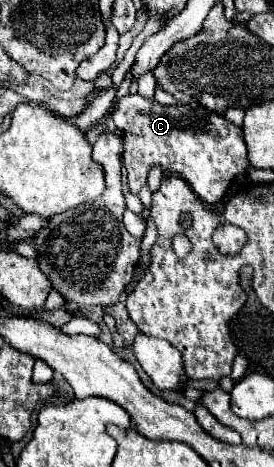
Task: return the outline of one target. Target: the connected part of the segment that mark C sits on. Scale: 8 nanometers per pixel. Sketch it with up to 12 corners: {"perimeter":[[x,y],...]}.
{"perimeter":[[117,100],[129,192],[151,168],[215,208],[251,168],[243,128],[199,102]]}

